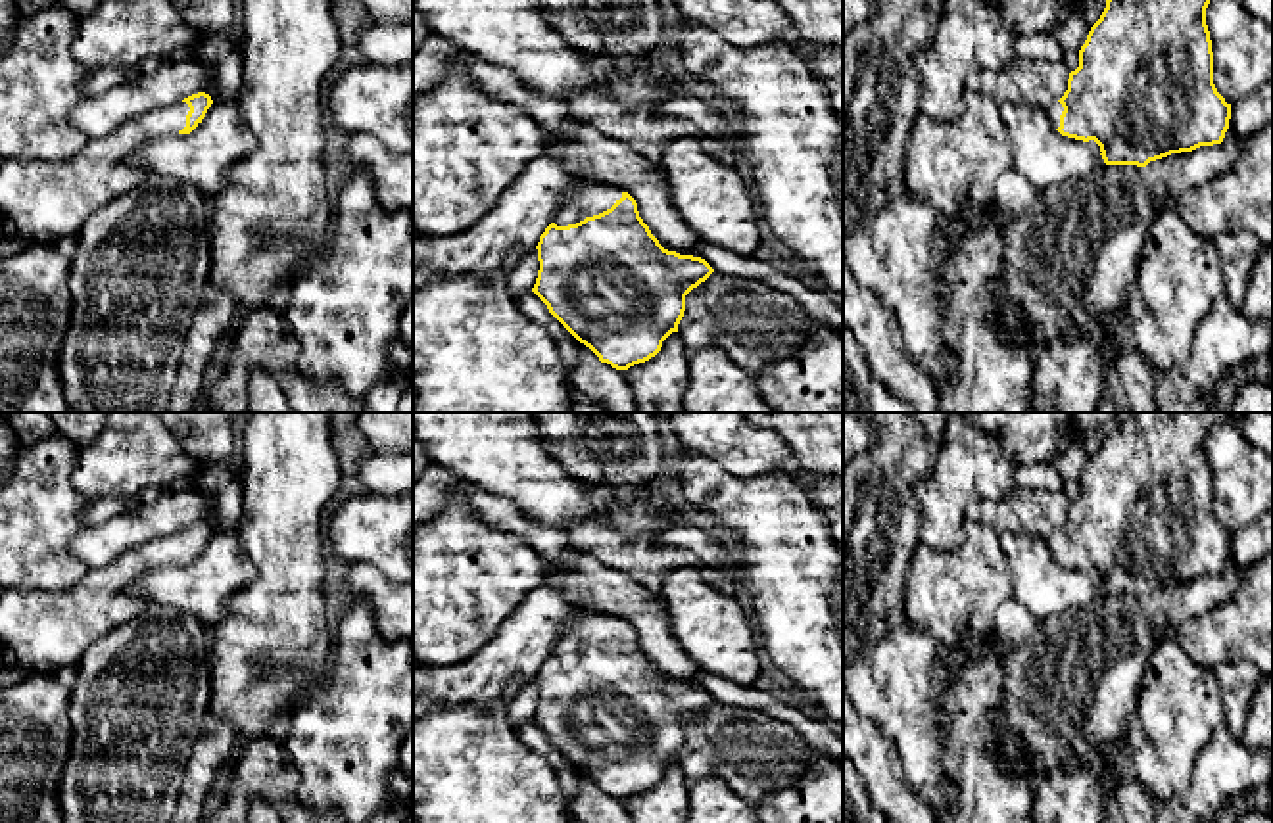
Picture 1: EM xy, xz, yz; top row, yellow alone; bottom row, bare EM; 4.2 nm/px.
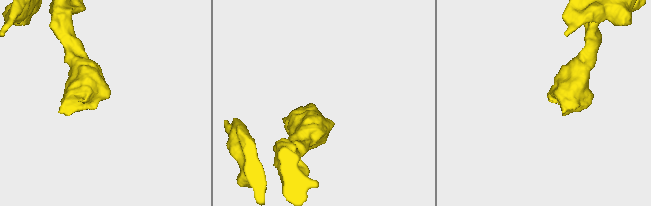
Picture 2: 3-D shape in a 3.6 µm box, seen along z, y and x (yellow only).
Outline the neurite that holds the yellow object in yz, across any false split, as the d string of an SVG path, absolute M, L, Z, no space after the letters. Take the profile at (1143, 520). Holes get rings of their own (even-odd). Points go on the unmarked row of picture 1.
M1135 412L1131 424L1110 426L1079 480L1079 497L1069 503L1068 520L1048 539L1056 560L1068 568L1094 570L1102 581L1098 595L1146 597L1171 583L1221 574L1231 533L1213 514L1213 482L1206 455L1206 437L1221 422L1231 422L1227 412Z

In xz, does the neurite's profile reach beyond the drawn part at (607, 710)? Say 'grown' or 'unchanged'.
grown

